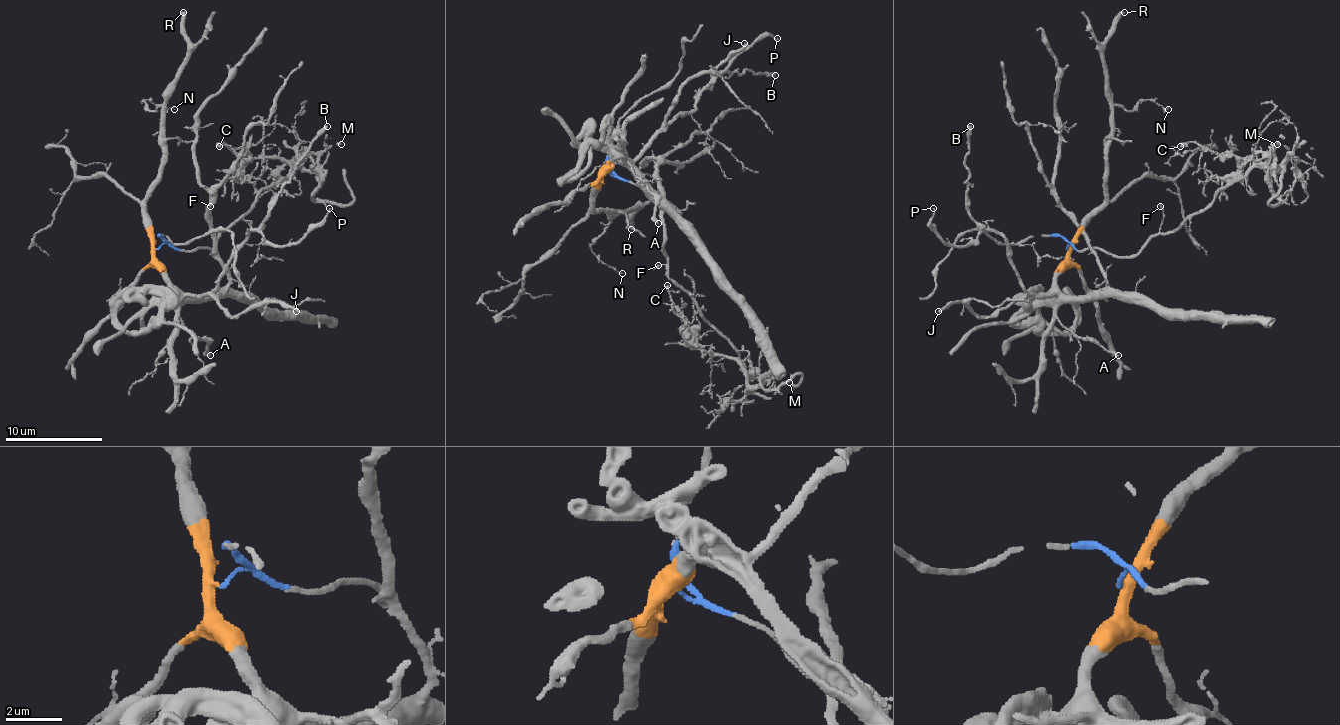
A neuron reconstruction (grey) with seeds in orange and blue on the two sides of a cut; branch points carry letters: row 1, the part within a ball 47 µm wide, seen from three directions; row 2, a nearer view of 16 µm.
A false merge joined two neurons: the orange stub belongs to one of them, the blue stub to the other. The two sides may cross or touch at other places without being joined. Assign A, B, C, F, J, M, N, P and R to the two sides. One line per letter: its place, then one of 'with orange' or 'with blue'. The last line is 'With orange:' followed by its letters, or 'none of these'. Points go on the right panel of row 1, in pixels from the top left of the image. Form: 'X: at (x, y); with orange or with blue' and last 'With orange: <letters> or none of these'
A: at (1118, 355); with orange
B: at (970, 126); with orange
C: at (1180, 146); with blue
F: at (1160, 206); with blue
J: at (938, 311); with orange
M: at (1277, 144); with blue
N: at (1168, 109); with orange
P: at (933, 208); with orange
R: at (1124, 12); with orange
With orange: A, B, J, N, P, R

